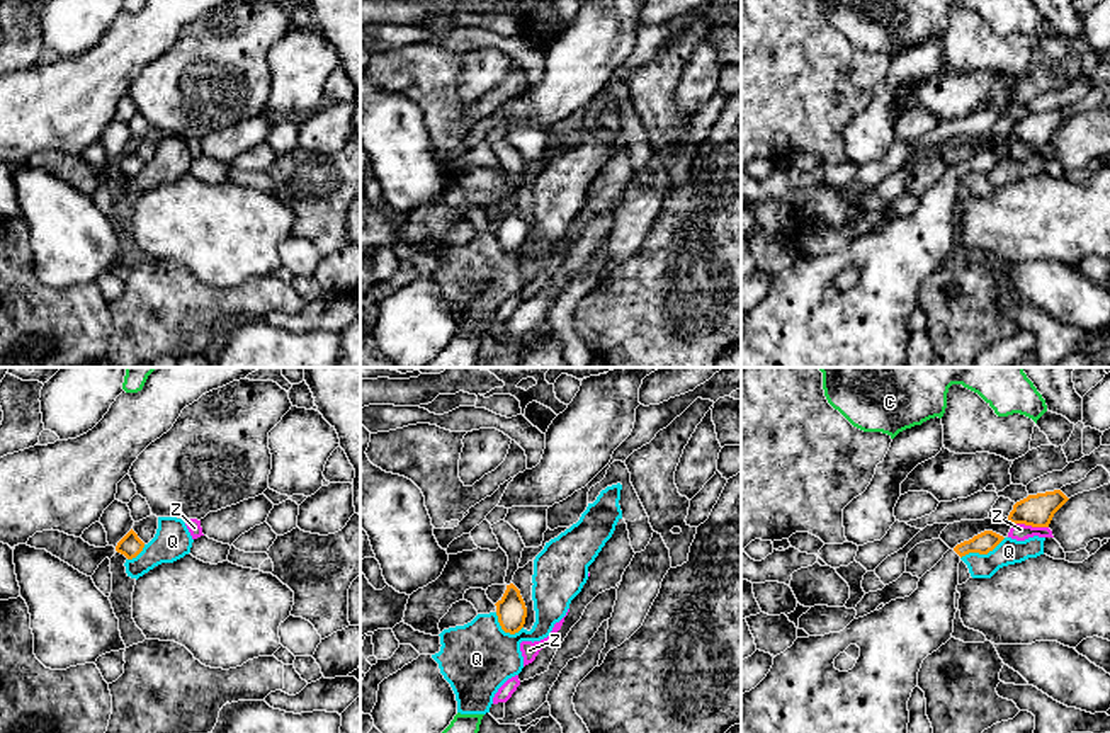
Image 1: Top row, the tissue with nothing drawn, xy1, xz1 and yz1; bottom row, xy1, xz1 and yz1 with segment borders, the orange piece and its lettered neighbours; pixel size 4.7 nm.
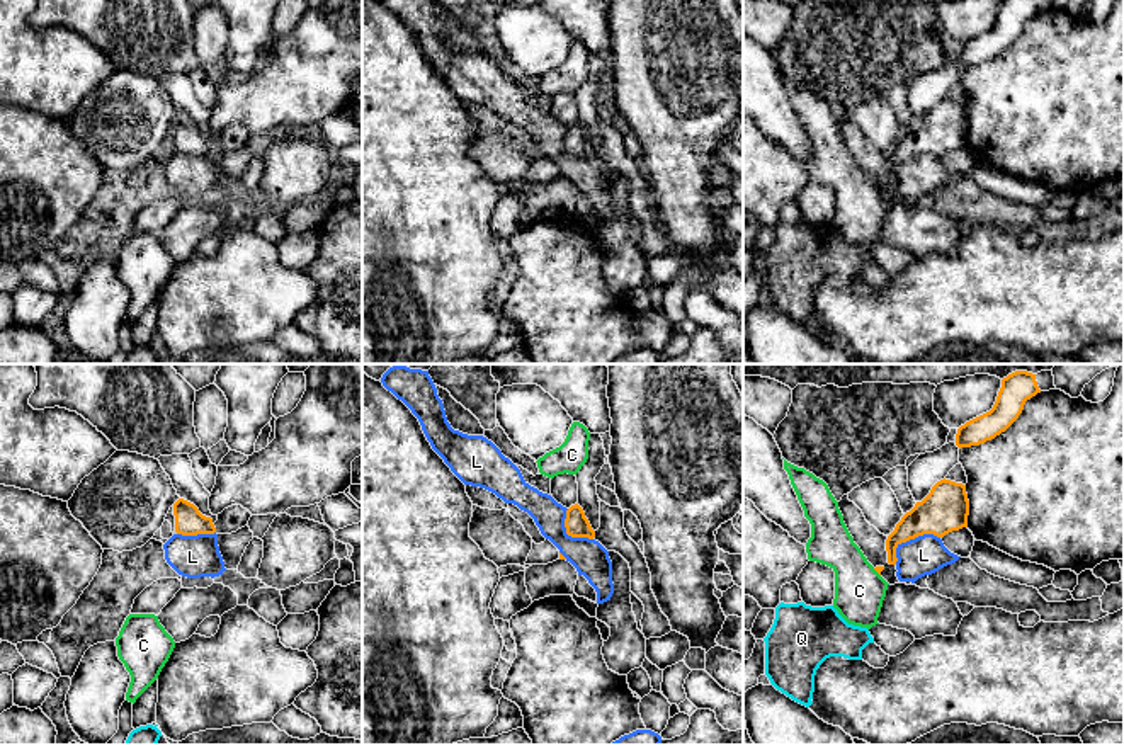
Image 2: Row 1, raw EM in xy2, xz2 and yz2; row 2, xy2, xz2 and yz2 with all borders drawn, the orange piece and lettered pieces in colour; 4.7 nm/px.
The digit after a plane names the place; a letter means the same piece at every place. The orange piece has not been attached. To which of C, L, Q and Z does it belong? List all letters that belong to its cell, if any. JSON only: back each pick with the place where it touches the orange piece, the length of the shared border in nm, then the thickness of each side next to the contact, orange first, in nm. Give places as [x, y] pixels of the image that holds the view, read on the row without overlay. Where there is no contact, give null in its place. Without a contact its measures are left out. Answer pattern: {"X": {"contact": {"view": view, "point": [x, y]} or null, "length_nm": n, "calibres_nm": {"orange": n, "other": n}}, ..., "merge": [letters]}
{"merge": []}

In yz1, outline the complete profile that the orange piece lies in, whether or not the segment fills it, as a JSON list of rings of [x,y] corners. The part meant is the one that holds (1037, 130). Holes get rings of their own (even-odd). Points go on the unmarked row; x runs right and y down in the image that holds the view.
[[[1045,111],[1037,114],[1028,114],[1027,117],[1017,121],[1008,134],[1011,145],[1025,143],[1032,146],[1049,146],[1054,133],[1069,117],[1061,111]]]

